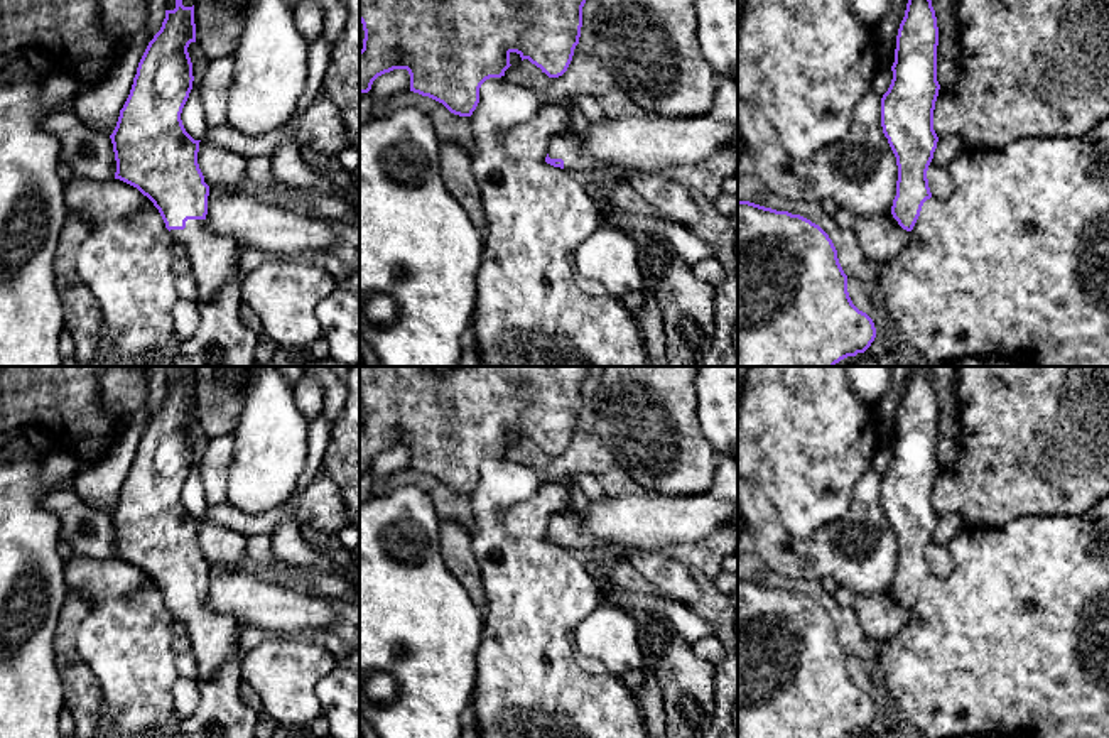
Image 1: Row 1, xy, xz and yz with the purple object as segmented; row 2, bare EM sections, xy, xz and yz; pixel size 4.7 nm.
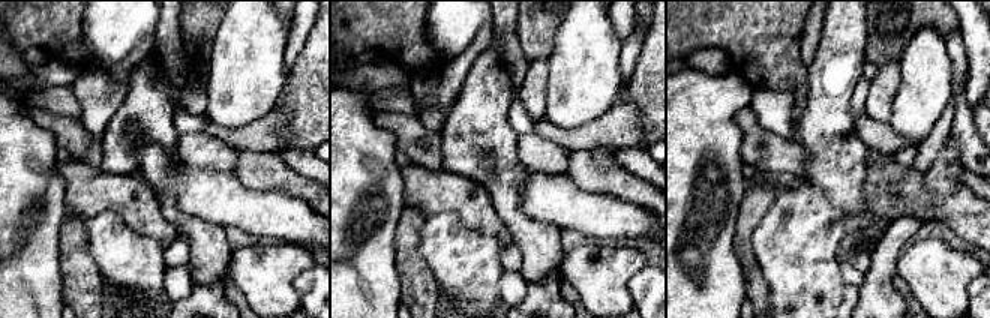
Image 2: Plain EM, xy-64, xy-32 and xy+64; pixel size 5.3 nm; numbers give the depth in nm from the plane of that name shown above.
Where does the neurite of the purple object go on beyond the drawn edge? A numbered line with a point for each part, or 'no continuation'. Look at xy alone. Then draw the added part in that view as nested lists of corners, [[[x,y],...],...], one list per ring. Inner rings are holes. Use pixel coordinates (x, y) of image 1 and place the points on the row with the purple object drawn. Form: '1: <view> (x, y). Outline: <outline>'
1: xy (213, 257). Outline: [[[187,220],[184,230],[170,230],[197,282],[199,302],[213,299],[238,267],[238,243],[211,231],[206,220]]]

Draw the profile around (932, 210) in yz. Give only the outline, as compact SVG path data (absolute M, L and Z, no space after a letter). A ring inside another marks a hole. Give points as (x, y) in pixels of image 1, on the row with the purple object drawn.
M1087 135L1084 137L1048 137L1048 138L1021 138L1003 150L971 149L959 154L949 166L952 181L952 194L947 201L930 198L923 203L920 216L910 231L910 240L898 257L869 263L869 296L886 312L888 323L900 329L901 339L913 350L920 351L935 363L955 363L966 356L989 358L999 361L1014 361L1020 366L1109 366L1109 176L1099 176L1099 157L1106 150L1095 145Z

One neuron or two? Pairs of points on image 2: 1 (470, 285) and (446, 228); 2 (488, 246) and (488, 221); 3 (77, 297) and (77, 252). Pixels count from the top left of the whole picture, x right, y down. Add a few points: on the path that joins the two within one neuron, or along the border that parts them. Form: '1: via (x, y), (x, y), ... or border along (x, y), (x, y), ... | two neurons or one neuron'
1: via (468, 272), (467, 264), (446, 242) | one neuron
2: border along (471, 227), (494, 234), (503, 243) | two neurons
3: via (77, 287), (77, 263) | one neuron

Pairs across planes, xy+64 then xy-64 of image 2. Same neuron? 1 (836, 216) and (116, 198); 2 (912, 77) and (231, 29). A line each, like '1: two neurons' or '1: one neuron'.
1: two neurons
2: one neuron

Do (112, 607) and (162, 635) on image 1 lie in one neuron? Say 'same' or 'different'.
same

